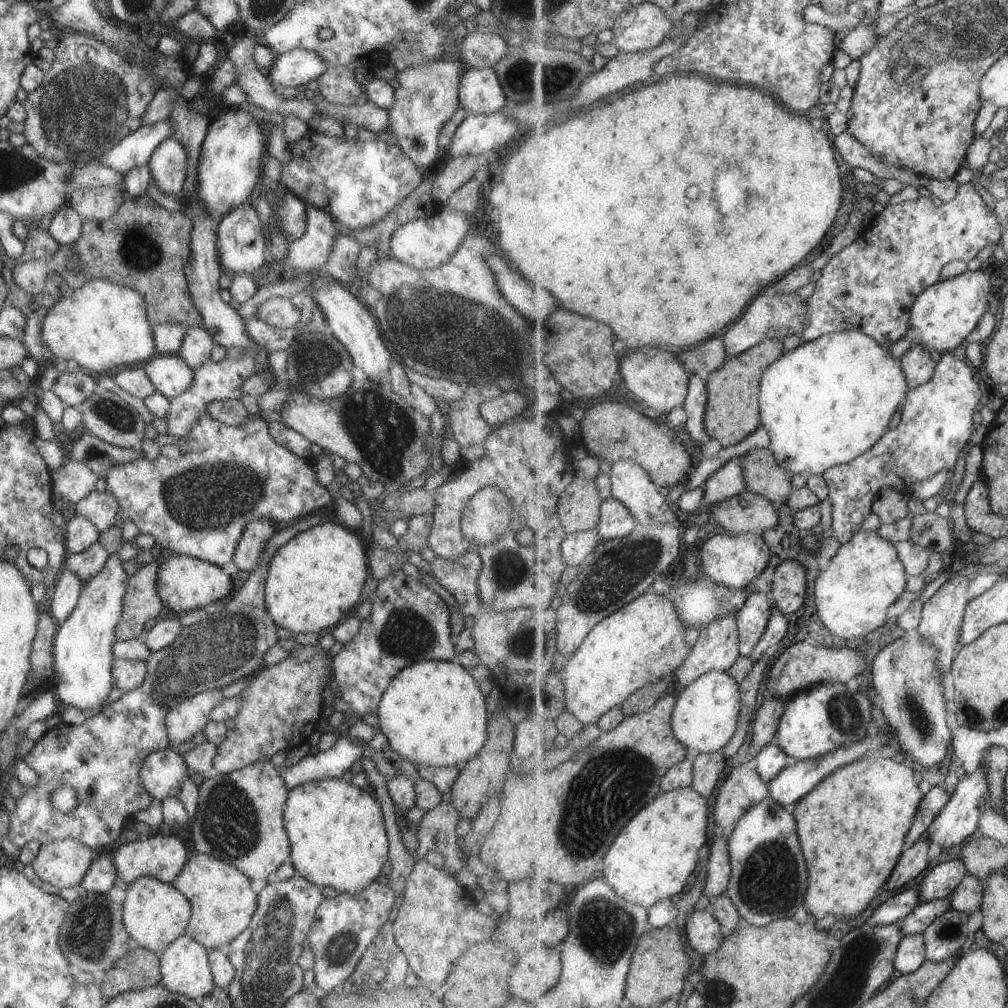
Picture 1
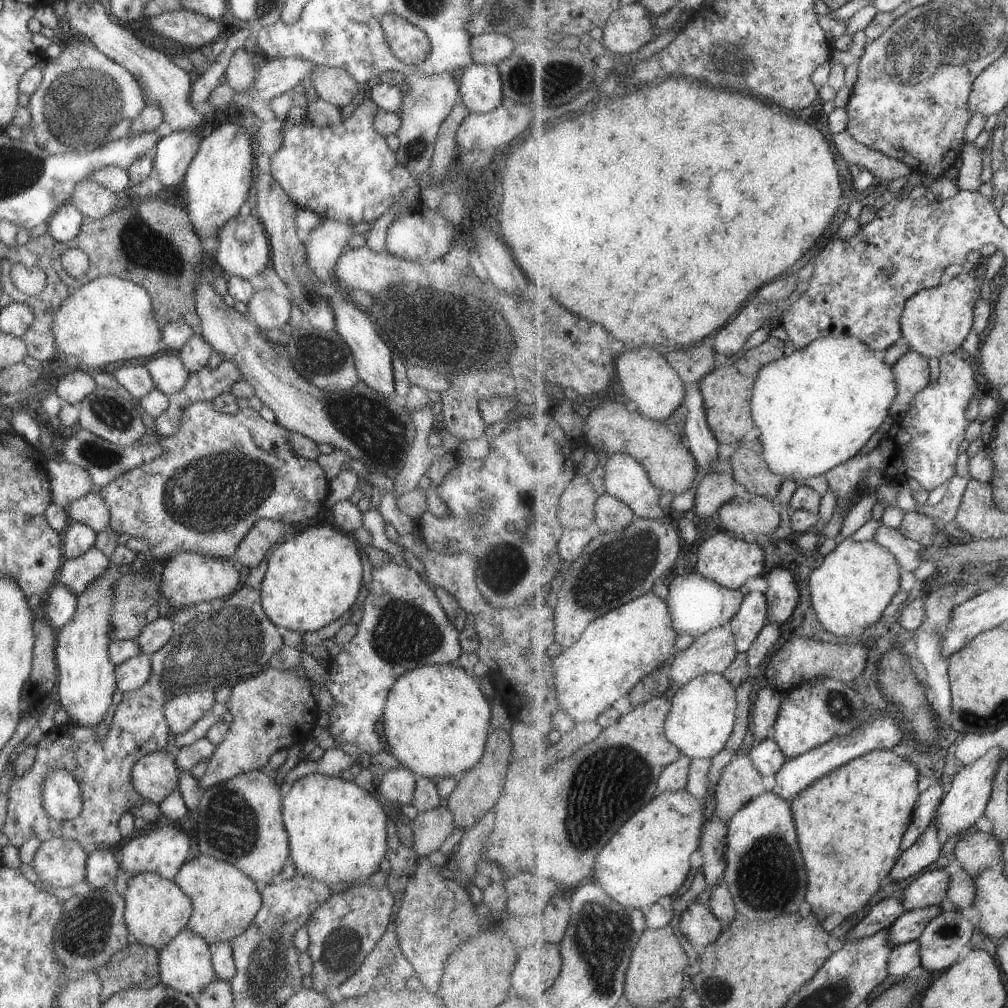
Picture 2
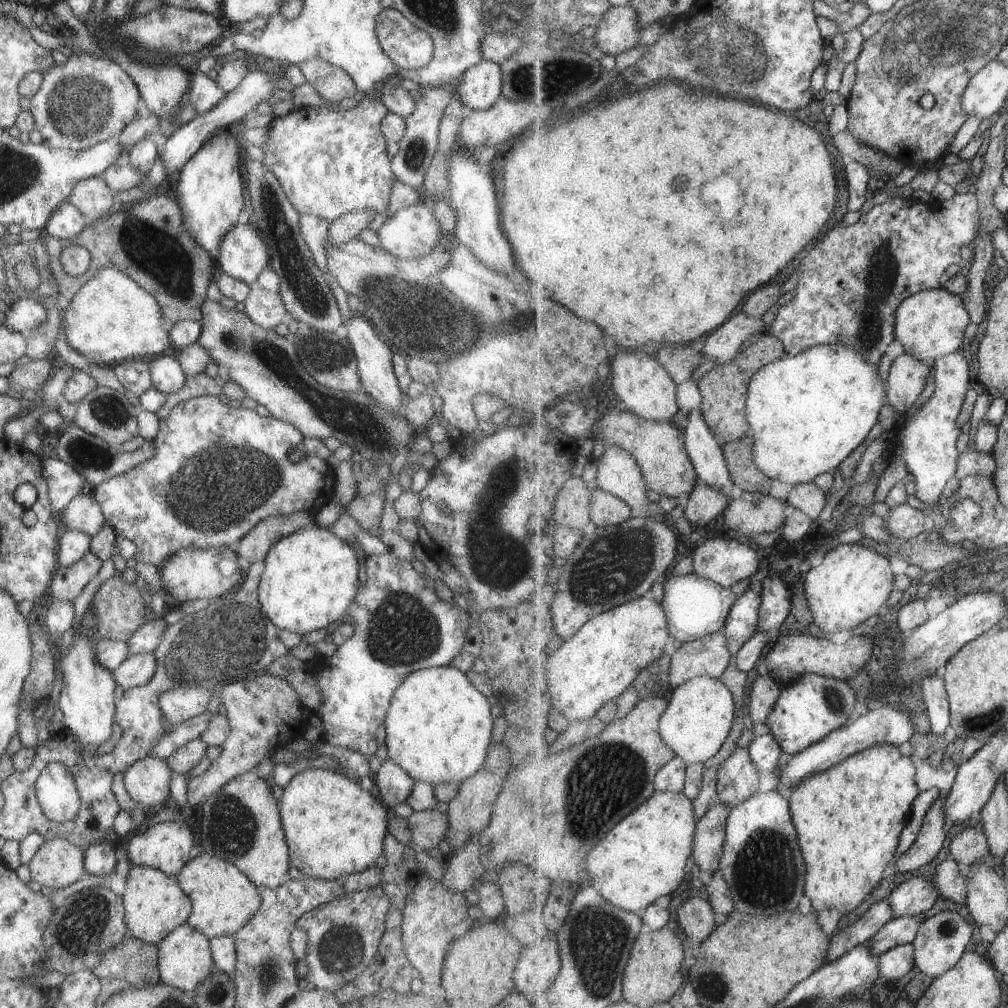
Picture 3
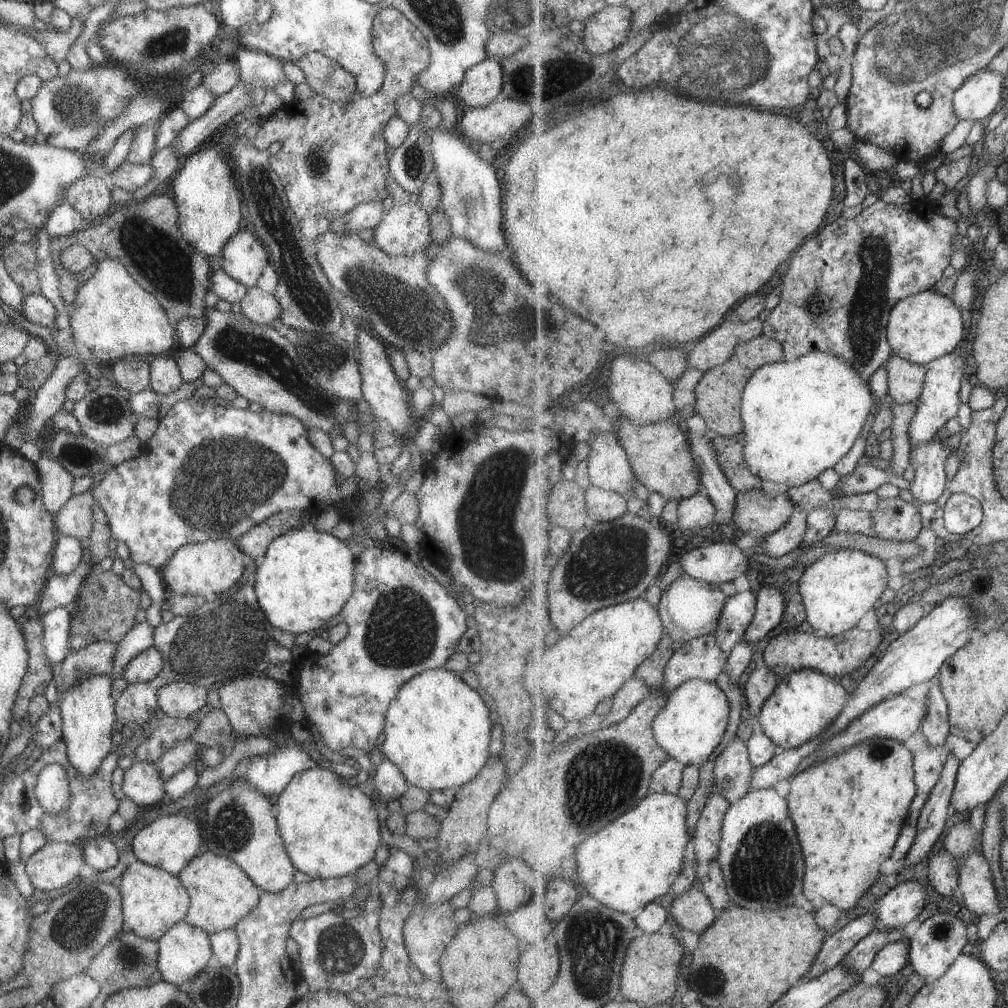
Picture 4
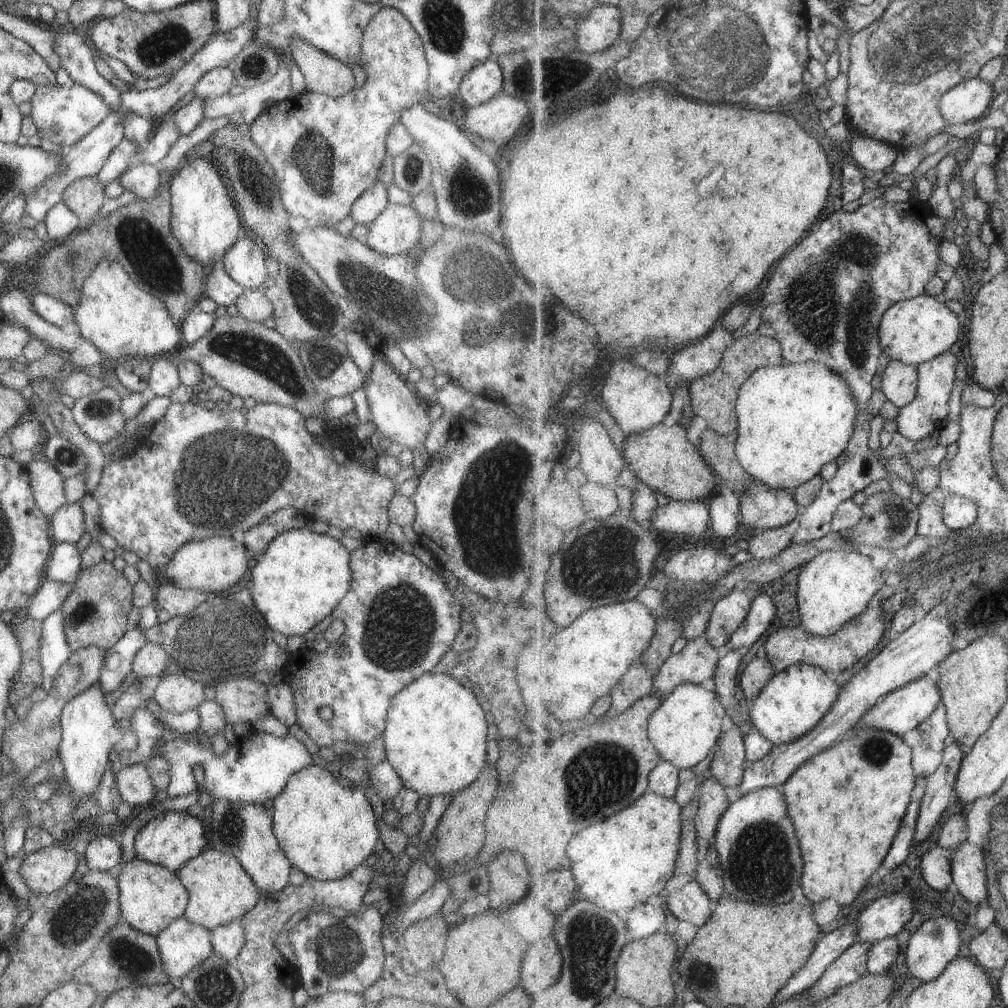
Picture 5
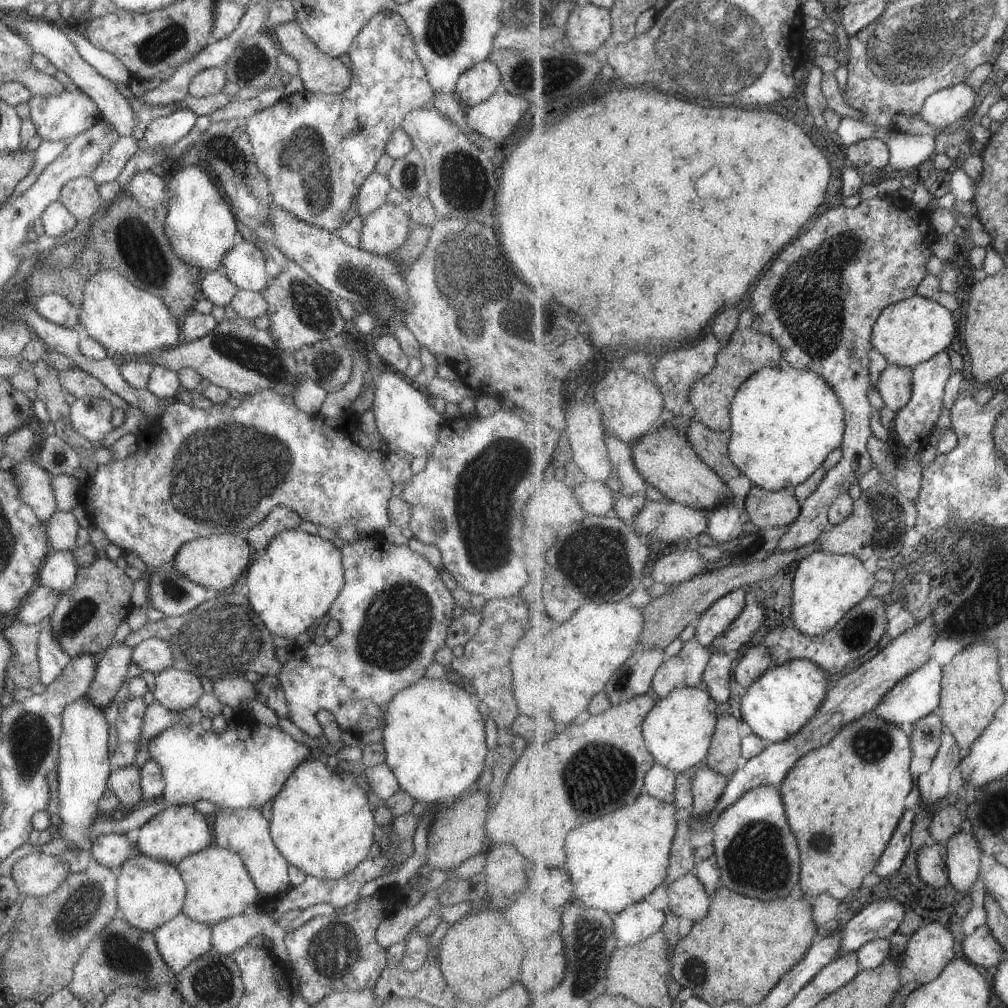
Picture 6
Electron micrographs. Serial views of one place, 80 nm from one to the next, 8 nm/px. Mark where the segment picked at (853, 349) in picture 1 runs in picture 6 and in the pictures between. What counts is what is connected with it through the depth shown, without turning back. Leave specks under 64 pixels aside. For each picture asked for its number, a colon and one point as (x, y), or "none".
2: (815, 409)
3: (808, 412)
4: (801, 417)
5: (794, 419)
6: (785, 421)

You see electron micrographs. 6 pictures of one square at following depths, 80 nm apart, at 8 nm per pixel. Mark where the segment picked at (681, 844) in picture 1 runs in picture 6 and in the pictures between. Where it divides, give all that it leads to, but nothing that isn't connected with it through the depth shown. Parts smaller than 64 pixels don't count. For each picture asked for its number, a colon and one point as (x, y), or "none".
2: (648, 860)
3: (644, 860)
4: (633, 862)
5: (619, 863)
6: (615, 862)

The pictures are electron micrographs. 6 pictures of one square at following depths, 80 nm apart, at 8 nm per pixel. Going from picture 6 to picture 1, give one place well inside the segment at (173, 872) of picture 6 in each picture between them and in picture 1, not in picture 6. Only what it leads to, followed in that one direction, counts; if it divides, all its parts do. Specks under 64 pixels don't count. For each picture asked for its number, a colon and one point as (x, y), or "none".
1: (153, 913)
2: (155, 910)
3: (153, 904)
4: (151, 900)
5: (150, 897)

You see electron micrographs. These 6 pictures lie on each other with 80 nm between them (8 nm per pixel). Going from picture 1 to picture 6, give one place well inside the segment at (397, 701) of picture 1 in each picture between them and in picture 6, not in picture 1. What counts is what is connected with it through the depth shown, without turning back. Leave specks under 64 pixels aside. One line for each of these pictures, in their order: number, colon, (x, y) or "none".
2: (435, 720)
3: (437, 725)
4: (436, 728)
5: (434, 739)
6: (433, 735)

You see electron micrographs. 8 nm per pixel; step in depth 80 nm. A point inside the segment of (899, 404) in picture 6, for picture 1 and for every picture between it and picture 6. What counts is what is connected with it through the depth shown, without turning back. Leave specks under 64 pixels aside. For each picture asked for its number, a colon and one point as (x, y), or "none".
1: (918, 364)
2: (912, 371)
3: (908, 376)
4: (906, 379)
5: (899, 386)

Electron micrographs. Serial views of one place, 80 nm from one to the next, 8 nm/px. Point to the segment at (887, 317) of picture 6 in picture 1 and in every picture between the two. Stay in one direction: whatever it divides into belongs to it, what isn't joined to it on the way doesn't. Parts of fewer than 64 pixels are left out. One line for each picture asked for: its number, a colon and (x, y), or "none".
1: (944, 315)
2: (936, 321)
3: (930, 324)
4: (925, 326)
5: (916, 330)

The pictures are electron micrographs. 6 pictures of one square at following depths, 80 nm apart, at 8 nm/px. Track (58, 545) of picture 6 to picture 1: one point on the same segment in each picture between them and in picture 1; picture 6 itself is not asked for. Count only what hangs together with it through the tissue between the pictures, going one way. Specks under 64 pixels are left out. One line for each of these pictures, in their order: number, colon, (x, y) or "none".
1: (98, 508)
2: (90, 510)
3: (82, 513)
4: (74, 519)
5: (65, 525)

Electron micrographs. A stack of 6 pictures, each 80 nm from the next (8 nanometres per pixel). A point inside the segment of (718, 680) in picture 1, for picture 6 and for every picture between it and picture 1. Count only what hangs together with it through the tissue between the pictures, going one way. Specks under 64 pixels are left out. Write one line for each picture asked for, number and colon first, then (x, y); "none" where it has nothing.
2: (703, 716)
3: (700, 716)
4: (691, 726)
5: (685, 730)
6: (678, 731)

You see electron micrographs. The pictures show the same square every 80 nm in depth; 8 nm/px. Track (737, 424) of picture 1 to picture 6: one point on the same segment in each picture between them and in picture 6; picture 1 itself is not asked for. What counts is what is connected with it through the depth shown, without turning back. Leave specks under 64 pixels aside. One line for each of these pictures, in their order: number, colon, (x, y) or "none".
2: (728, 389)
3: (724, 389)
4: (719, 392)
5: (713, 397)
6: (748, 351)

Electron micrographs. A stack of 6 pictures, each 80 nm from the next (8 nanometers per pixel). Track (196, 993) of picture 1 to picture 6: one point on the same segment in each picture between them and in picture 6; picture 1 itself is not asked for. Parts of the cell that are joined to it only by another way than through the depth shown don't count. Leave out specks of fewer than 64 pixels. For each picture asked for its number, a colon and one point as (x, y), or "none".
2: (184, 965)
3: (184, 960)
4: (183, 950)
5: (181, 946)
6: (180, 940)

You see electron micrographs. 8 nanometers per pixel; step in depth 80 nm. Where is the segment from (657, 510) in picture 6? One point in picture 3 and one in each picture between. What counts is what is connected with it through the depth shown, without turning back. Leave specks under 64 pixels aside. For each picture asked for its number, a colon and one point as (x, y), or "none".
3: (705, 503)
4: (694, 513)
5: (676, 518)

